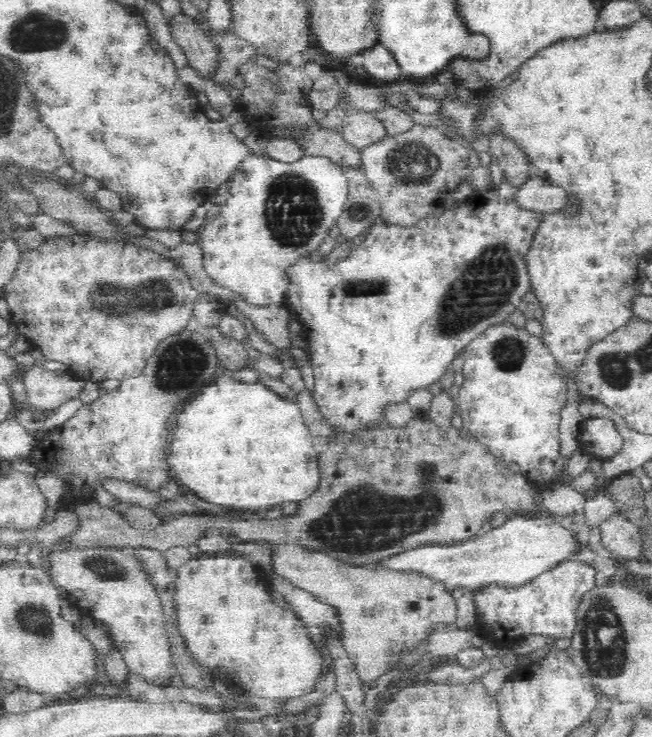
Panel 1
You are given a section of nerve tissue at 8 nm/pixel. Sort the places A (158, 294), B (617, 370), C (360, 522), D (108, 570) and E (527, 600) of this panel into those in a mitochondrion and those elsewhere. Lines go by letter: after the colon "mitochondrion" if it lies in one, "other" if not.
A: mitochondrion
B: mitochondrion
C: mitochondrion
D: mitochondrion
E: other

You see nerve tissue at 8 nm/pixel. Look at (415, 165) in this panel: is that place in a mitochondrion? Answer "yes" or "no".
yes

